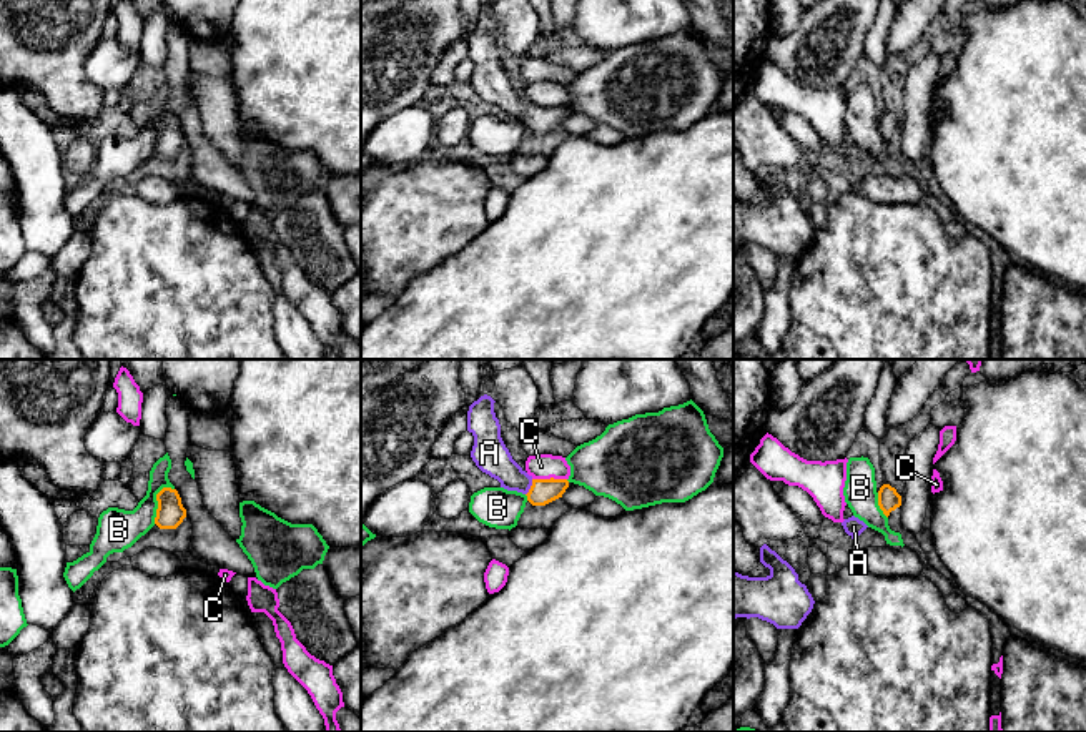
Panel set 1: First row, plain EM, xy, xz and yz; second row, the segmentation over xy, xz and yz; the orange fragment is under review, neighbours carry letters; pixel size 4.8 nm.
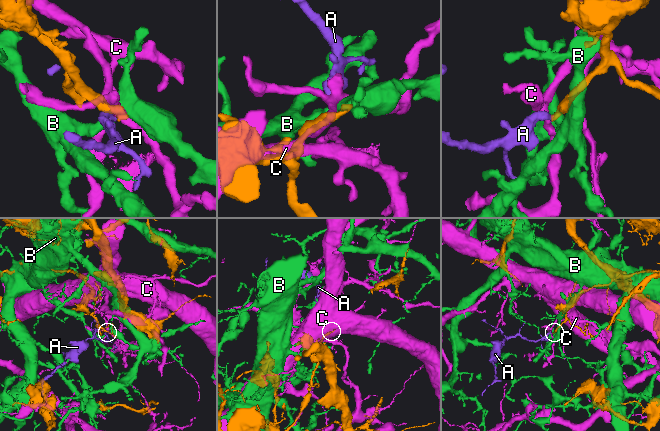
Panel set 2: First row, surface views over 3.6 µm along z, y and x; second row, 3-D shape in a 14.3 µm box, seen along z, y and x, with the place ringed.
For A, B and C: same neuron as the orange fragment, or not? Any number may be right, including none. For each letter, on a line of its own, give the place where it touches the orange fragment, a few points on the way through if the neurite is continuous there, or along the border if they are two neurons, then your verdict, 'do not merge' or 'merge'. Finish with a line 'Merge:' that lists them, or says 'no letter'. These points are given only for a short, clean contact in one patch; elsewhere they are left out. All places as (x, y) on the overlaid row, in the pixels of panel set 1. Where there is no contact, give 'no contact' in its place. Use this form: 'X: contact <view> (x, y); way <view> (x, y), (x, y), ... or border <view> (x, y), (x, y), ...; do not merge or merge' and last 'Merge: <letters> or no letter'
A: contact xz (531, 488); way xz (542, 491), (531, 488), (514, 479), (491, 456); merge
B: contact xy (157, 499); do not merge
C: contact xz (551, 478); do not merge
Merge: A

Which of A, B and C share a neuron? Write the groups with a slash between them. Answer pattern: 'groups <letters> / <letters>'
groups A / B / C

